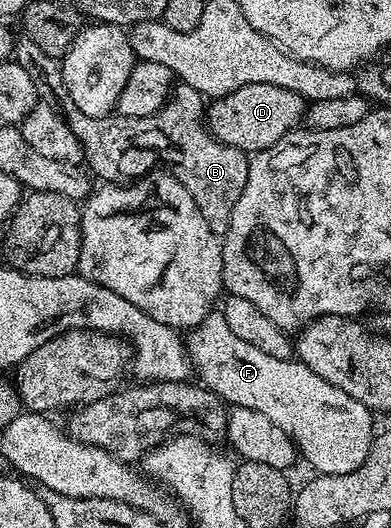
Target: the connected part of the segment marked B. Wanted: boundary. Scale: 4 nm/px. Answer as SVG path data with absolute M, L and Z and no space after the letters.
M182 83L176 84L173 95L167 104L159 110L161 121L165 125L165 133L185 147L185 157L187 157L187 181L182 184L185 191L192 195L194 203L197 205L205 221L209 223L209 229L216 235L226 233L229 219L232 217L233 207L236 206L237 199L240 198L245 189L245 182L249 179L249 157L248 154L241 152L237 147L229 147L221 143L214 137L210 129L207 128L205 120L205 98L202 93L198 93L193 87Z

